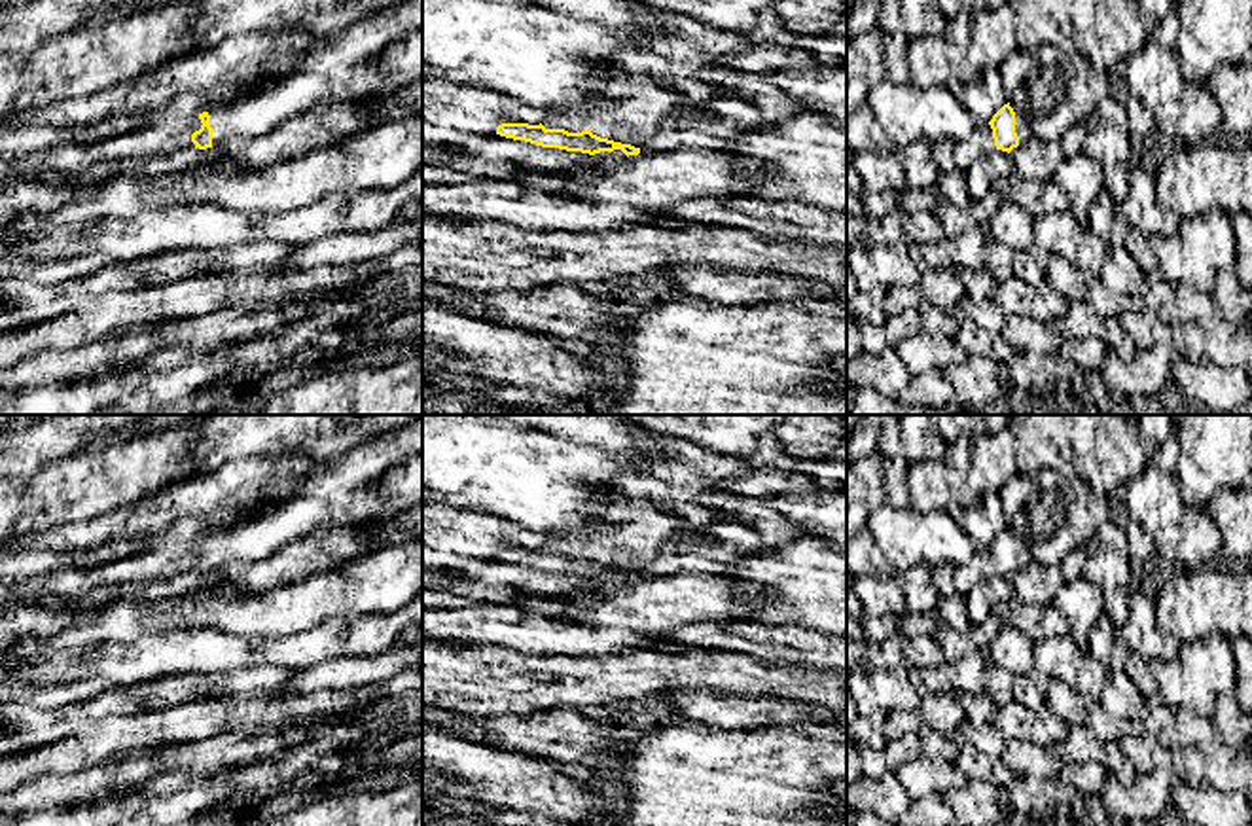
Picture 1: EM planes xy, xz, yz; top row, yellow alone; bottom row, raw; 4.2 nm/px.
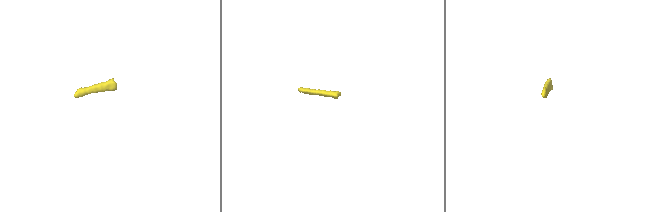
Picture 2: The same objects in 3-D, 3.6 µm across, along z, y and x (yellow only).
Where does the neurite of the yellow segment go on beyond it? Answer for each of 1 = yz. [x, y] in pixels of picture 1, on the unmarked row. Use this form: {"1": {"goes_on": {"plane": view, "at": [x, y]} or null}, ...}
{"1": {"goes_on": {"plane": "yz", "at": [949, 580]}}}

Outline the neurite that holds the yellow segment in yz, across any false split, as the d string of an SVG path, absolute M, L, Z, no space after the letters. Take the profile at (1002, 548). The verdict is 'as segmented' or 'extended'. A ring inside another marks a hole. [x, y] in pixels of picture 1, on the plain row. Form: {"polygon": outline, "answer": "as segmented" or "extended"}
{"polygon": "M1004 529L989 548L975 546L966 565L939 563L930 566L932 584L941 599L966 597L977 584L989 582L994 574L1011 576L1028 566L1032 553L1028 538L1015 538Z", "answer": "extended"}

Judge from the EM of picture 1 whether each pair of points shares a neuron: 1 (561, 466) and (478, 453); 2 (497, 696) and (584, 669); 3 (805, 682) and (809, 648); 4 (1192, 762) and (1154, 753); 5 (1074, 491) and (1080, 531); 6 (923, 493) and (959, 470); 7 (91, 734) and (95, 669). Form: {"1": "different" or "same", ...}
{"1": "same", "2": "same", "3": "different", "4": "same", "5": "same", "6": "same", "7": "different"}

